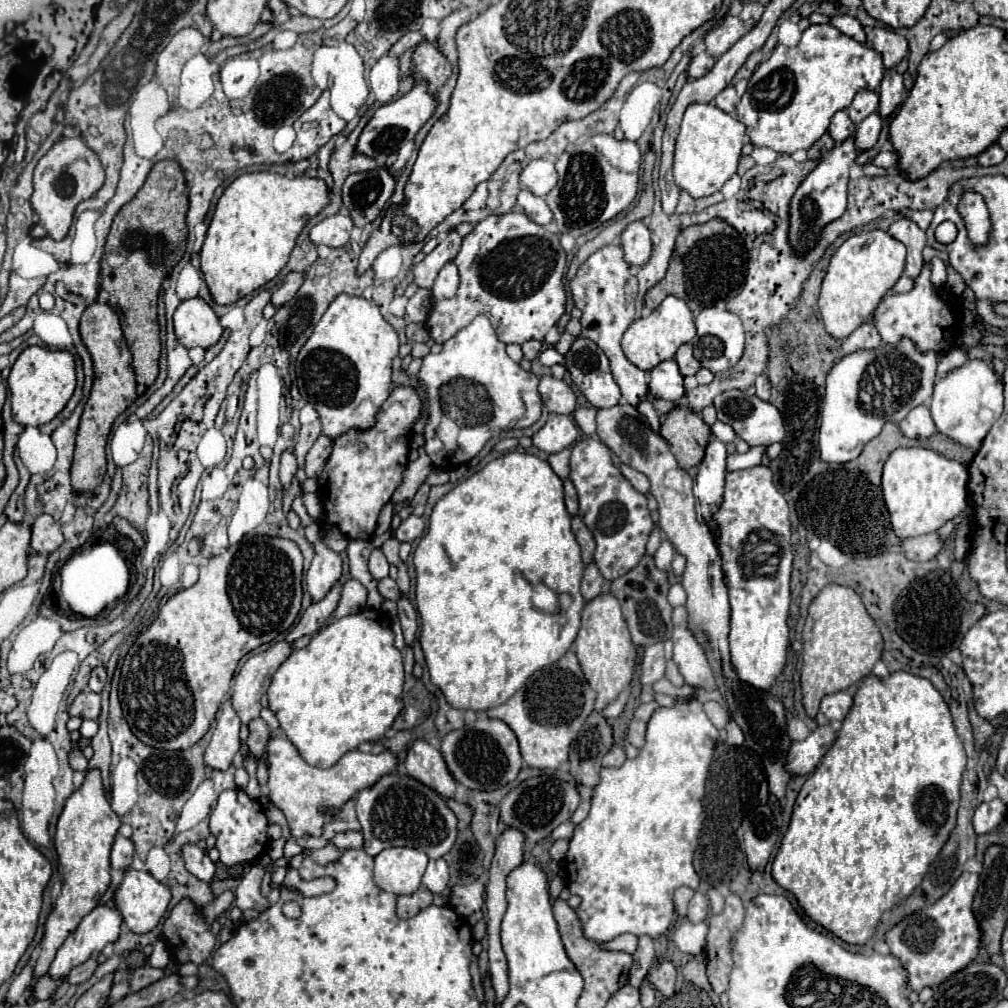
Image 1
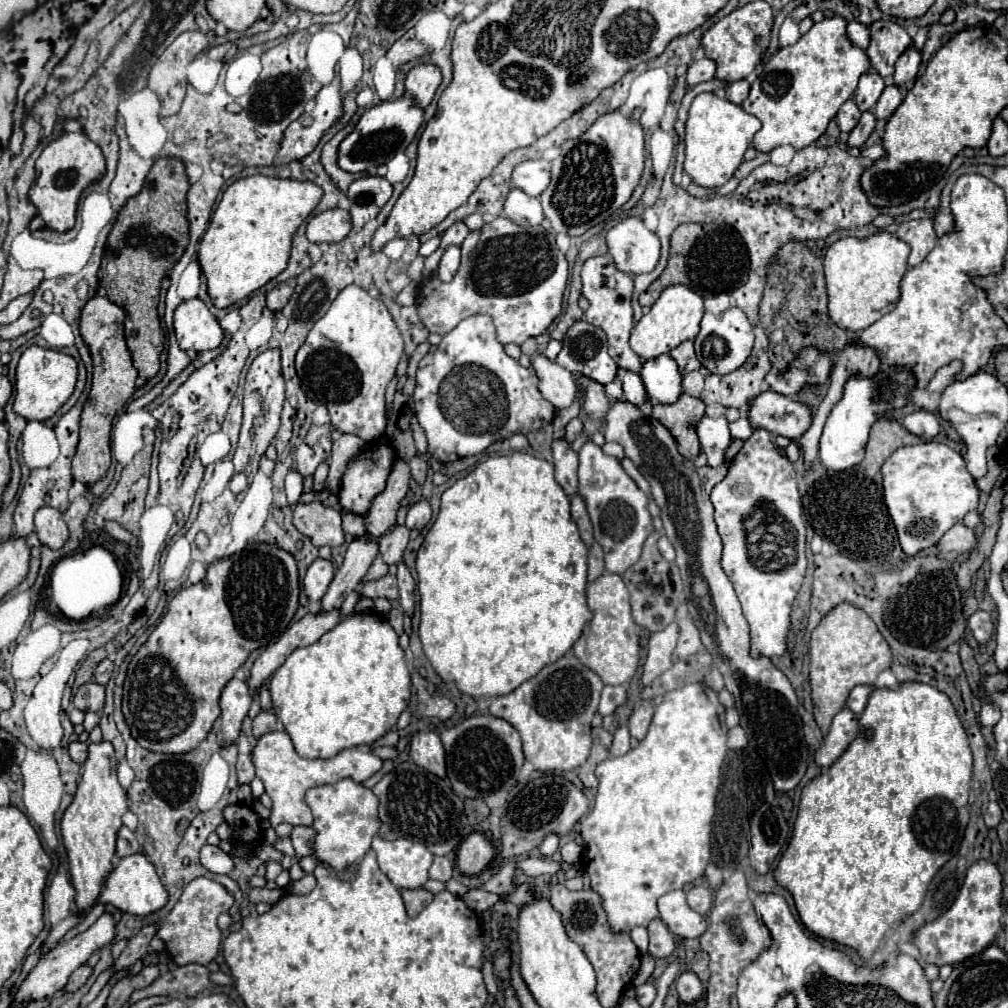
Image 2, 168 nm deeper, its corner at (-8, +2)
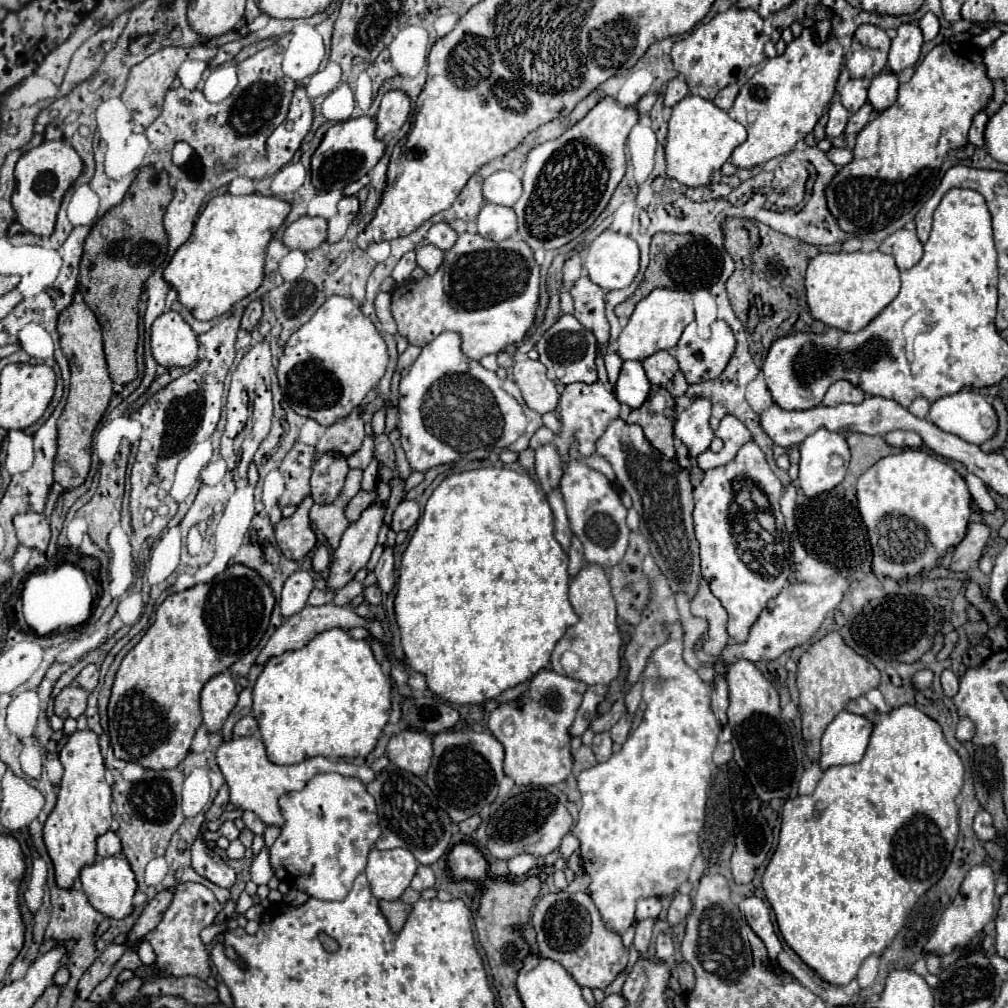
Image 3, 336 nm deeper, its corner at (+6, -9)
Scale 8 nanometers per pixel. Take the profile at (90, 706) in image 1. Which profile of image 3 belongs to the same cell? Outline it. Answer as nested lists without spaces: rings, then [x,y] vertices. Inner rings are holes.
[[[68,685],[56,697],[54,713],[62,719],[68,719],[68,717],[78,719],[86,711],[86,699],[88,699],[88,693],[84,689]]]

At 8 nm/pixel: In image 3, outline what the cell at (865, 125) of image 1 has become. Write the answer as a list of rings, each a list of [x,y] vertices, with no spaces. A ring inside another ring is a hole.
[[[886,71],[872,79],[872,85],[868,89],[868,101],[874,111],[878,113],[886,111],[888,107],[894,105],[896,97],[898,97],[898,77],[894,73]]]

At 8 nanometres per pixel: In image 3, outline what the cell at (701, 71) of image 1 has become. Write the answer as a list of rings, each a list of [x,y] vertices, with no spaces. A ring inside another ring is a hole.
[[[674,77],[666,89],[664,89],[664,105],[674,107],[678,101],[682,101],[688,95],[688,83],[684,81],[684,77]]]

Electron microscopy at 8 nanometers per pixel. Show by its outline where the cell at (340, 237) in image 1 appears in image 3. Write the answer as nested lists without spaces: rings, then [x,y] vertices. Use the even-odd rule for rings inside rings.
[[[300,217],[292,225],[288,225],[284,233],[284,245],[288,249],[300,249],[300,251],[312,251],[318,249],[326,241],[328,223],[322,217]]]

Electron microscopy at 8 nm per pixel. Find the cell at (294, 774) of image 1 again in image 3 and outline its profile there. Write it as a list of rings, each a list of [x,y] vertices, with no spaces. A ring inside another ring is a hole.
[[[234,737],[232,741],[222,743],[220,749],[216,751],[216,761],[218,761],[218,765],[220,765],[220,769],[226,777],[226,783],[230,787],[230,801],[240,809],[254,811],[266,827],[268,825],[274,825],[274,827],[284,825],[284,817],[280,813],[278,799],[284,793],[304,789],[306,783],[314,775],[336,771],[344,777],[360,779],[364,785],[374,781],[374,771],[370,767],[360,767],[360,765],[352,765],[352,763],[346,763],[346,761],[336,761],[334,763],[326,757],[312,757],[312,759],[306,759],[306,761],[296,763],[296,765],[276,765],[268,759],[266,747],[264,747],[260,737]]]

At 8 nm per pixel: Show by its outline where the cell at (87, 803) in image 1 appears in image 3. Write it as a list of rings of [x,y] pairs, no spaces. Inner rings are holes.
[[[72,733],[60,751],[60,761],[64,765],[64,777],[60,781],[58,803],[44,825],[44,843],[54,863],[58,887],[72,889],[74,881],[80,877],[80,871],[96,861],[96,839],[110,829],[112,789],[104,779],[104,759],[96,733]]]

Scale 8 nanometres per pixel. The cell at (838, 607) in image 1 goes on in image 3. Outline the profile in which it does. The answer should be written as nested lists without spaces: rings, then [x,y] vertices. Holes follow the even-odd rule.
[[[832,631],[822,637],[818,643],[810,645],[798,661],[796,683],[800,691],[800,713],[802,713],[802,735],[806,741],[806,753],[812,761],[820,759],[820,737],[830,721],[844,709],[844,705],[866,691],[878,687],[880,673],[878,669],[852,647],[846,645],[840,633]]]

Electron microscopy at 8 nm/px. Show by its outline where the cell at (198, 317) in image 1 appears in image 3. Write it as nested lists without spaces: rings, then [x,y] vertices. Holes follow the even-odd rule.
[[[162,313],[150,333],[154,359],[164,367],[188,367],[198,359],[198,337],[180,313]]]

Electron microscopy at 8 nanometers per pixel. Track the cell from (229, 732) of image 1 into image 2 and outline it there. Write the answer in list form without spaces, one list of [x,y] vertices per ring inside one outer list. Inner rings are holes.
[[[238,678],[228,680],[228,684],[224,686],[222,696],[220,696],[220,708],[222,708],[222,714],[220,714],[220,718],[222,718],[222,740],[226,744],[236,742],[236,738],[240,734],[242,720],[248,714],[250,702],[252,702],[252,696],[250,696],[248,684],[244,680],[238,680]]]

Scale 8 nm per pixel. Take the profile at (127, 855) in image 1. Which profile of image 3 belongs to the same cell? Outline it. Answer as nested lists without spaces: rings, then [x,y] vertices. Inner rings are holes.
[[[108,831],[104,835],[98,837],[98,857],[112,857],[112,855],[118,855],[122,851],[122,845],[120,845],[120,839],[116,837],[116,833]]]

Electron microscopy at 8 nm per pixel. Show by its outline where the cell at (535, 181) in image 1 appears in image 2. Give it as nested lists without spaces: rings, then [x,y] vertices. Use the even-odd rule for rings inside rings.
[[[528,160],[520,162],[512,172],[512,186],[524,190],[530,196],[540,196],[550,184],[550,162]]]

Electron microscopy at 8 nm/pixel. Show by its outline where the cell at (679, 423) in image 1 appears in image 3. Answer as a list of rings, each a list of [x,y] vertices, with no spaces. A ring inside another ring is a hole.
[[[668,397],[668,407],[664,413],[650,413],[648,405],[642,405],[640,409],[634,409],[628,417],[628,423],[636,423],[644,429],[646,439],[656,447],[668,461],[676,457],[676,447],[674,447],[674,423],[676,423],[676,413],[674,413],[674,399]]]

